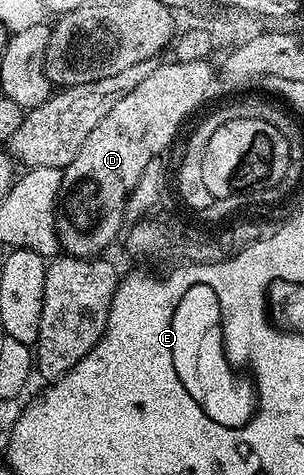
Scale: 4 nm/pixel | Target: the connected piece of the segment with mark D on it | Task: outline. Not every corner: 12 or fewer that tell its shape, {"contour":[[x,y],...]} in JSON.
{"contour":[[159,63],[61,173],[65,255],[89,260],[216,80]]}

